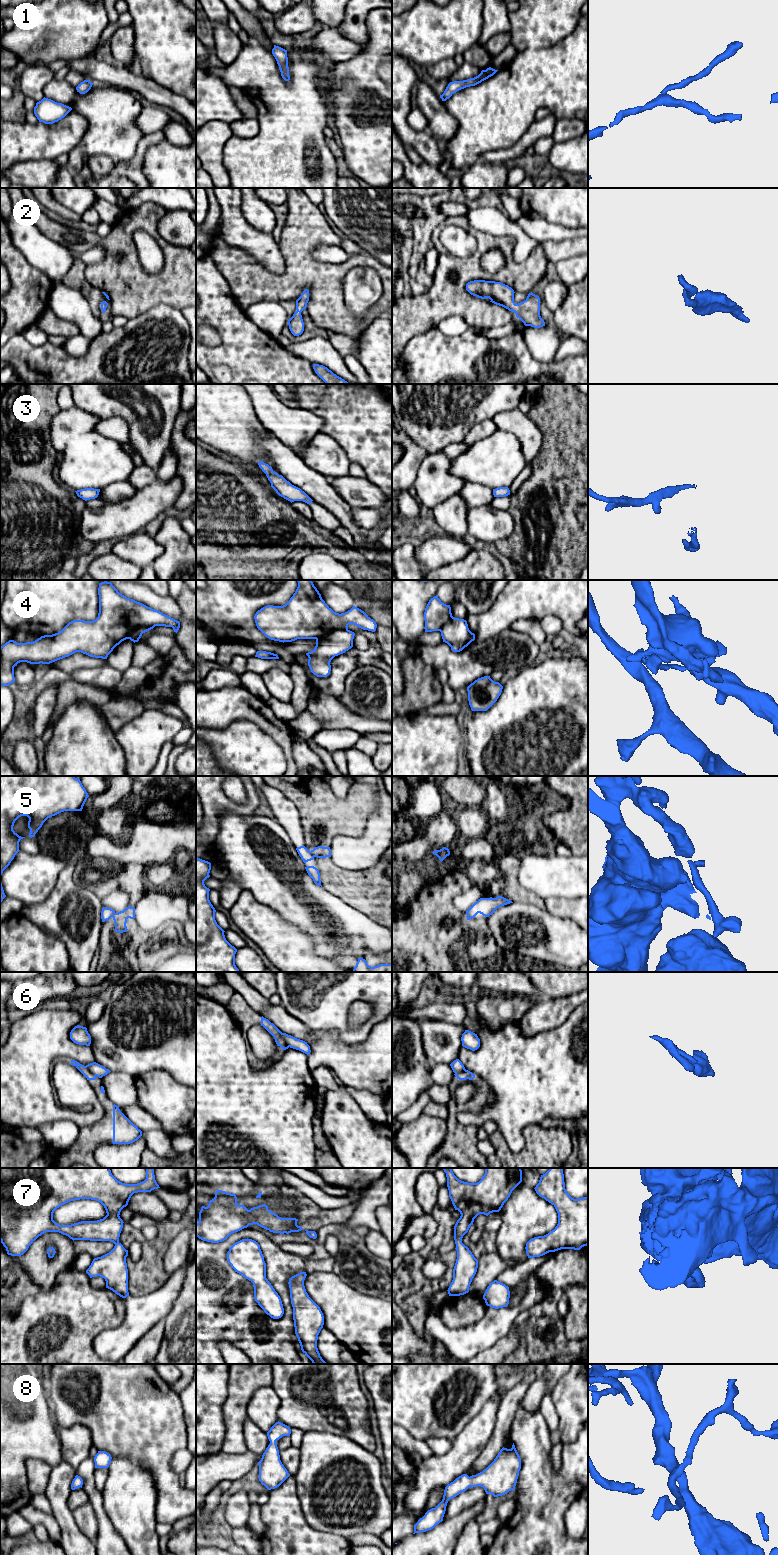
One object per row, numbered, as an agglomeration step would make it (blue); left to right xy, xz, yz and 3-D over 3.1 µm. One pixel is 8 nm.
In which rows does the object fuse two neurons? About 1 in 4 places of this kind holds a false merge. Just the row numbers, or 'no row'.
3, 5, 6

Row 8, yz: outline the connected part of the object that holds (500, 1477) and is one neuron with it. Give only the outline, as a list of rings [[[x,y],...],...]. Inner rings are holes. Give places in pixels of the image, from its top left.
[[[514,1443],[511,1449],[503,1447],[494,1461],[482,1472],[470,1477],[463,1474],[448,1484],[445,1487],[442,1501],[418,1520],[414,1525],[413,1534],[431,1530],[442,1522],[448,1501],[469,1487],[481,1486],[486,1494],[492,1494],[494,1497],[505,1495],[514,1490],[520,1469],[521,1458]]]

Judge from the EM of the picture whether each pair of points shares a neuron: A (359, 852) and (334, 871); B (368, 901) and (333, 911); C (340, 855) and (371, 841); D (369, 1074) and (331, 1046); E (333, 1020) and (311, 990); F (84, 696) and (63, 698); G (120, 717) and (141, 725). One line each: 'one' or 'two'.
A: two
B: two
C: one
D: one
E: one
F: one
G: two

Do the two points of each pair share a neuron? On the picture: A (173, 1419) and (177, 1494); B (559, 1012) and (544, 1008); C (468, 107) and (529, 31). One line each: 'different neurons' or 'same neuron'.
A: same neuron
B: same neuron
C: different neurons

